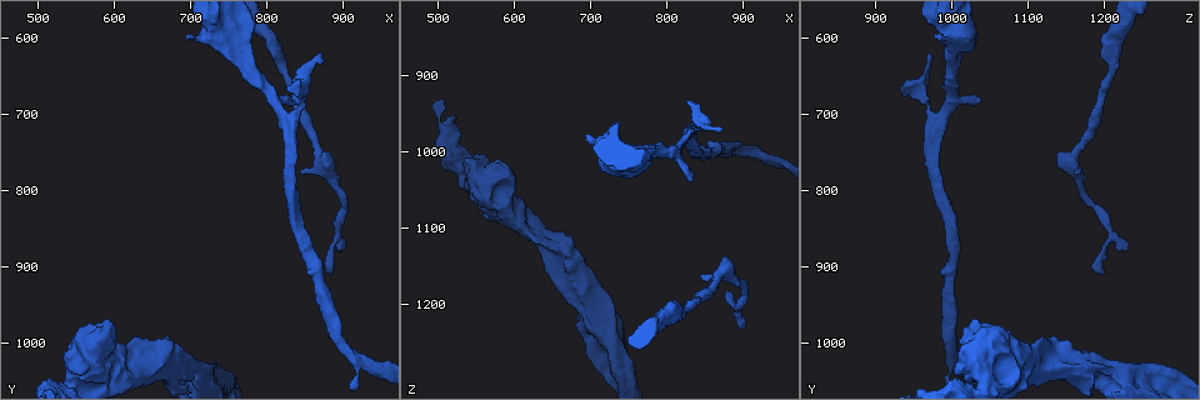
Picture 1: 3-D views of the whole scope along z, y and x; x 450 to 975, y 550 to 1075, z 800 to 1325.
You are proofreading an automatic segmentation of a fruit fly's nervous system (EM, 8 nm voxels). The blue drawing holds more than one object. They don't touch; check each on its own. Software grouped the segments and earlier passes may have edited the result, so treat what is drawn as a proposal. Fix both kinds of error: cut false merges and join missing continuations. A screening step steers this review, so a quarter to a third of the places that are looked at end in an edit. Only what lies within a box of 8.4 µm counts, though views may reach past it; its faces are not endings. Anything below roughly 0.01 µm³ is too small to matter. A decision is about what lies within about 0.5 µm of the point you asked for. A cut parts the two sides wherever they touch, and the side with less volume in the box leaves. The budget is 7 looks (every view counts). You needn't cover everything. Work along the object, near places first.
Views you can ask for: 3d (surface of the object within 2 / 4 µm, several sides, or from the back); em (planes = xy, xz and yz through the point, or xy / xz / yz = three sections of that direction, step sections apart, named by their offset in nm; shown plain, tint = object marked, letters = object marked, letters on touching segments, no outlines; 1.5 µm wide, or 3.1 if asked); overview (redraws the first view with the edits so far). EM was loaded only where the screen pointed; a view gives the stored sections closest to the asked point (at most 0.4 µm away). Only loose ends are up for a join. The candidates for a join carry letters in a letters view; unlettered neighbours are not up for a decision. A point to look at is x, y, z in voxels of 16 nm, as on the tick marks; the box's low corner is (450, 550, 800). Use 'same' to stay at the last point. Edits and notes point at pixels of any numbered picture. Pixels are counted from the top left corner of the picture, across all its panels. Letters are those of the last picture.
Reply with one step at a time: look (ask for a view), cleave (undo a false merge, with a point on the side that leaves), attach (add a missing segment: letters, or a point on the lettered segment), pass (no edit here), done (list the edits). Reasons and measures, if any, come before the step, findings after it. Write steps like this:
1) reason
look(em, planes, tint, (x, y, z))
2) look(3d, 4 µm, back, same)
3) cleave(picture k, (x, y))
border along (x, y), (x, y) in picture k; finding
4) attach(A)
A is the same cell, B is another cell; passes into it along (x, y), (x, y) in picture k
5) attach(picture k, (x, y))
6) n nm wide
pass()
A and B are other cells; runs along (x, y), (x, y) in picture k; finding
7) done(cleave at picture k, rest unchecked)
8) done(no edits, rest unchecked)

branch stops here
look(em, planes, letters, (675, 995, 1135))

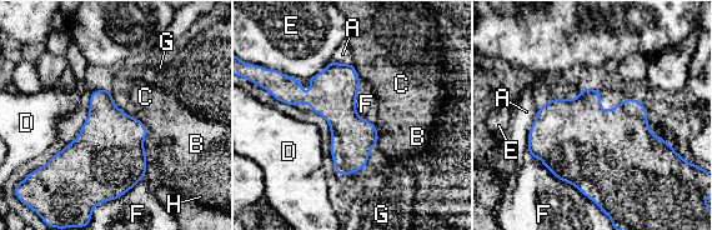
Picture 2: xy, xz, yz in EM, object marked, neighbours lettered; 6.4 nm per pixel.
220 nm wide
pass()
A, B, C, D, E, F, G and H are other cells; border along (360, 84), (356, 111), (374, 124) in picture 2; none of them fits

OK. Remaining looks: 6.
abrupt turn
look(3d, 2 µm, (820, 705, 985))

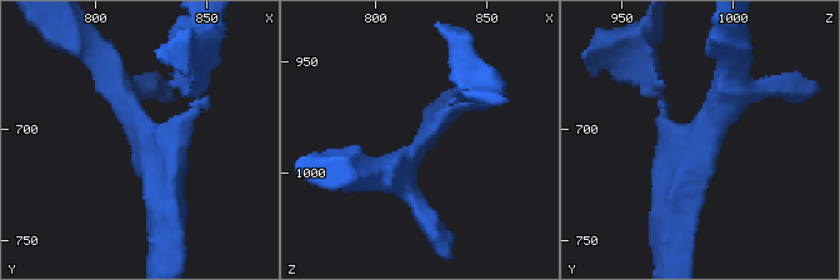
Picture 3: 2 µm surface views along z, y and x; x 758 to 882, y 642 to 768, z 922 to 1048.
look(em, yz, step 4, tint, (820, 705, 988))

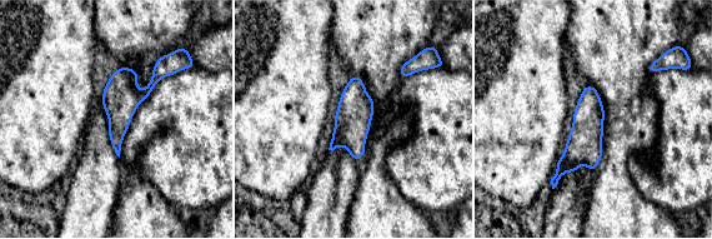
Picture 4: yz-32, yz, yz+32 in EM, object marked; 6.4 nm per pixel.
what lies round it
look(em, yz, step 4, letters, same)

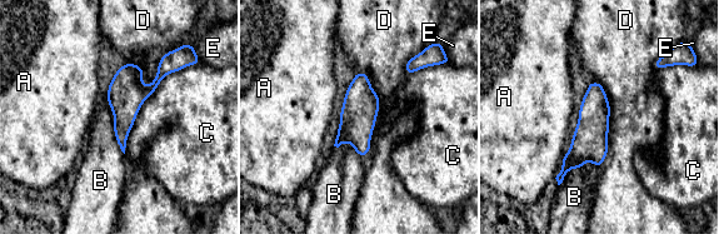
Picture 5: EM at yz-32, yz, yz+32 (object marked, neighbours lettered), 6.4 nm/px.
pass()
A, B, C, D and E are other cells; runs along (597, 85), (589, 143), (559, 178) in picture 5; one cell here

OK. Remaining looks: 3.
thin end
look(3d, 2 µm, (900, 875, 1225))

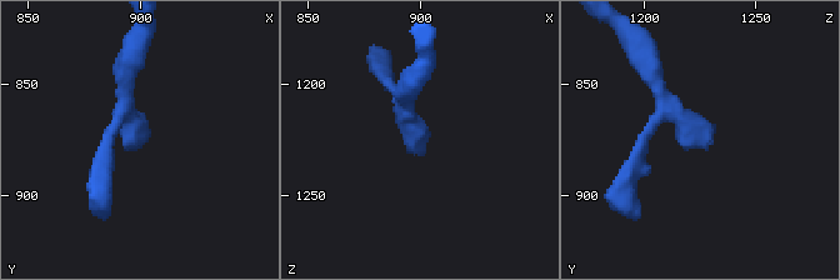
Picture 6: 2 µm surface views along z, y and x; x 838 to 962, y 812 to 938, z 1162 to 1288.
look(em, planes, letters, (895, 879, 1228))

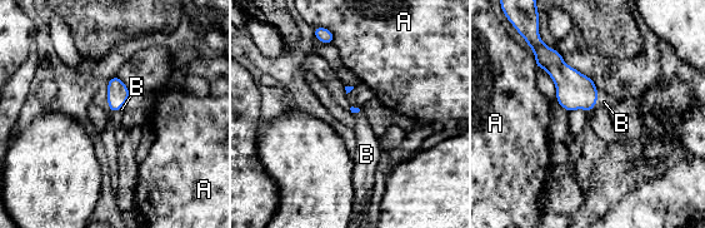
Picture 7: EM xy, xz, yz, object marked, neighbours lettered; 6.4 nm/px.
attach(B)
B is the same cell, A is another cell; it goes on there

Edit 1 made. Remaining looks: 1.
done(attach at picture 7, rest unchecked)

